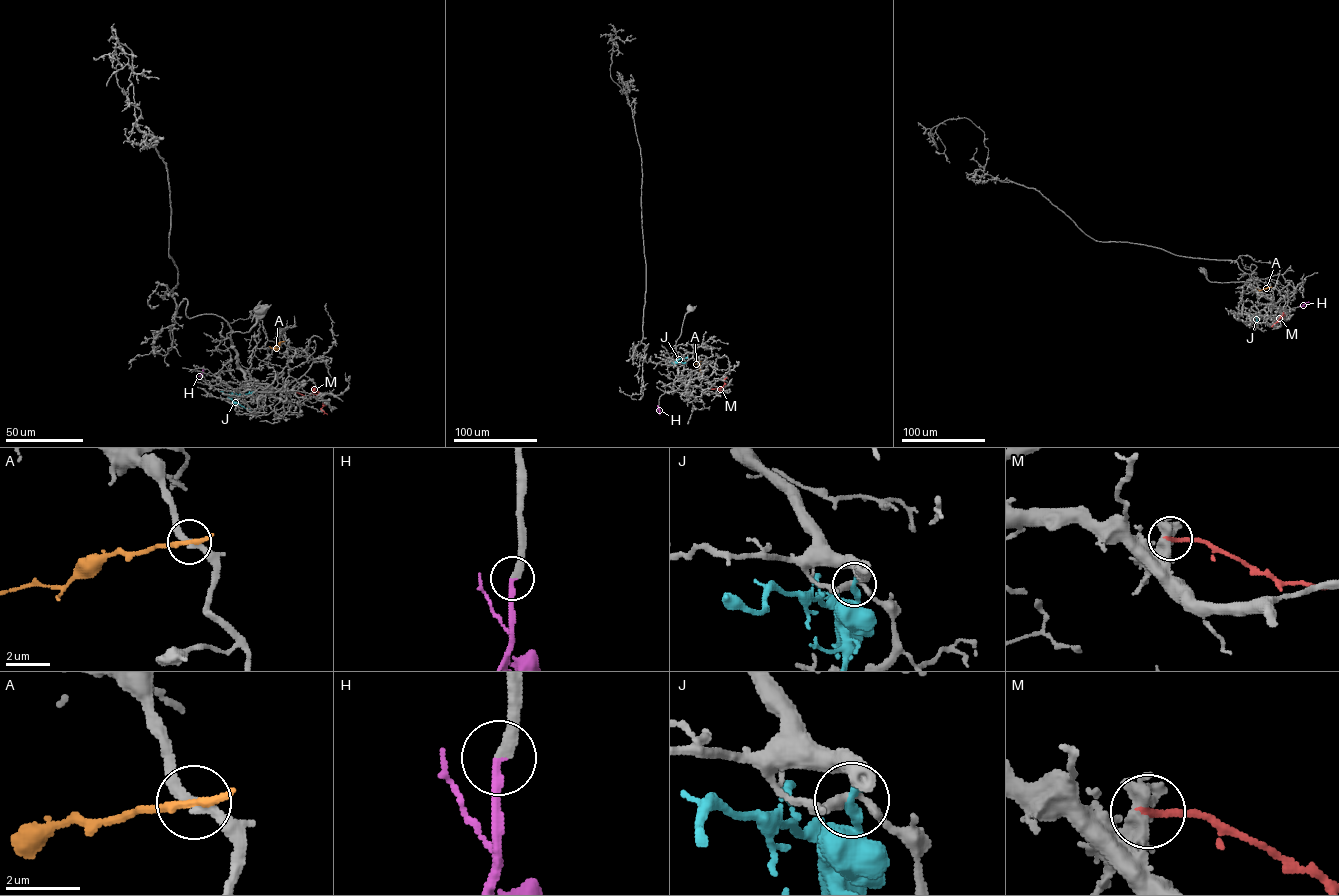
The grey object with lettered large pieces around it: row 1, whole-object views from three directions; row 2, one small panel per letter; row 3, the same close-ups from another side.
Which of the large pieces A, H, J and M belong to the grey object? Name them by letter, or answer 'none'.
H

